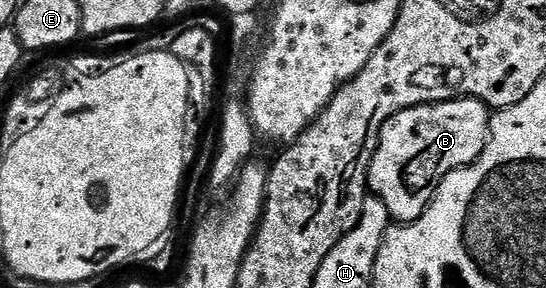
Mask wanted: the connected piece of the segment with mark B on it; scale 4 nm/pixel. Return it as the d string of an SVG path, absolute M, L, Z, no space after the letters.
M466 98L464 100L441 100L437 104L420 104L414 108L403 110L399 114L395 114L381 128L381 137L377 139L377 149L369 163L369 182L368 191L381 199L383 206L387 206L390 221L396 222L398 225L410 224L415 222L423 214L423 210L427 210L427 206L433 201L433 196L437 193L437 187L443 182L443 178L447 178L447 174L451 174L456 168L465 168L469 164L473 164L479 158L479 154L483 154L485 143L489 141L489 117L491 110L481 100Z

